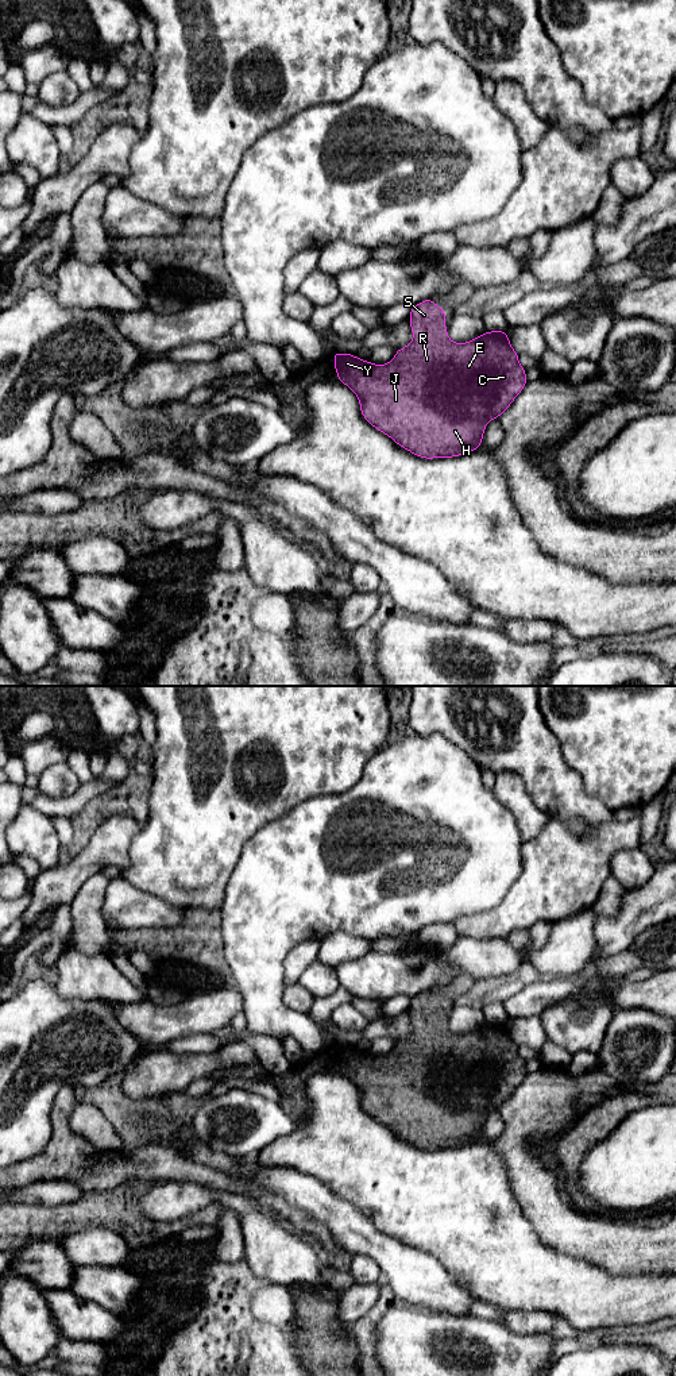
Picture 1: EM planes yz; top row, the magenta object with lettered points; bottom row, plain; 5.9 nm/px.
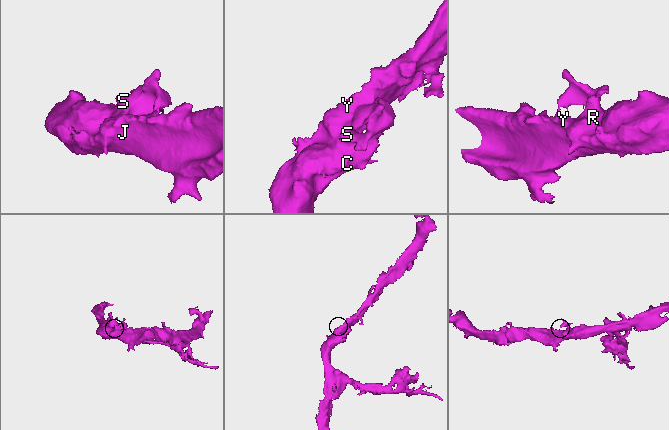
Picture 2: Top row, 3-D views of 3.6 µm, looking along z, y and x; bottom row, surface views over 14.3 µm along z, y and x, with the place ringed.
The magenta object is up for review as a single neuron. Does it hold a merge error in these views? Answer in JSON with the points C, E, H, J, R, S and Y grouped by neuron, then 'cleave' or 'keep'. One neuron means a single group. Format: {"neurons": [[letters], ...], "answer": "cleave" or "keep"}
{"neurons": [["C", "E", "H", "J", "R", "S", "Y"]], "answer": "keep"}

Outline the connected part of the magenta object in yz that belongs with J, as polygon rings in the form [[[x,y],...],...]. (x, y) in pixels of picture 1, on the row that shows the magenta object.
[[[432,298],[413,305],[407,320],[413,340],[395,350],[394,359],[386,365],[375,365],[354,354],[331,354],[337,381],[356,394],[364,420],[418,458],[455,458],[480,448],[487,423],[499,419],[528,383],[526,370],[518,362],[519,354],[513,350],[507,331],[486,331],[467,343],[453,343],[445,328],[445,309]]]

